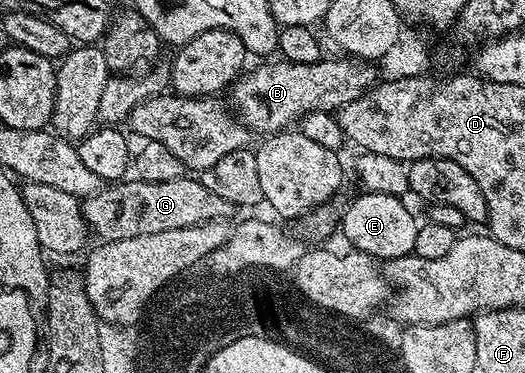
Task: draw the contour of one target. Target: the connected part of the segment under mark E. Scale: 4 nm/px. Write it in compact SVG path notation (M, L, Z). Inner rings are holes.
M359 194L343 214L341 212L341 230L343 226L343 236L351 243L350 247L356 252L375 257L379 262L412 255L415 251L419 224L414 214L403 203L400 197L389 194Z

